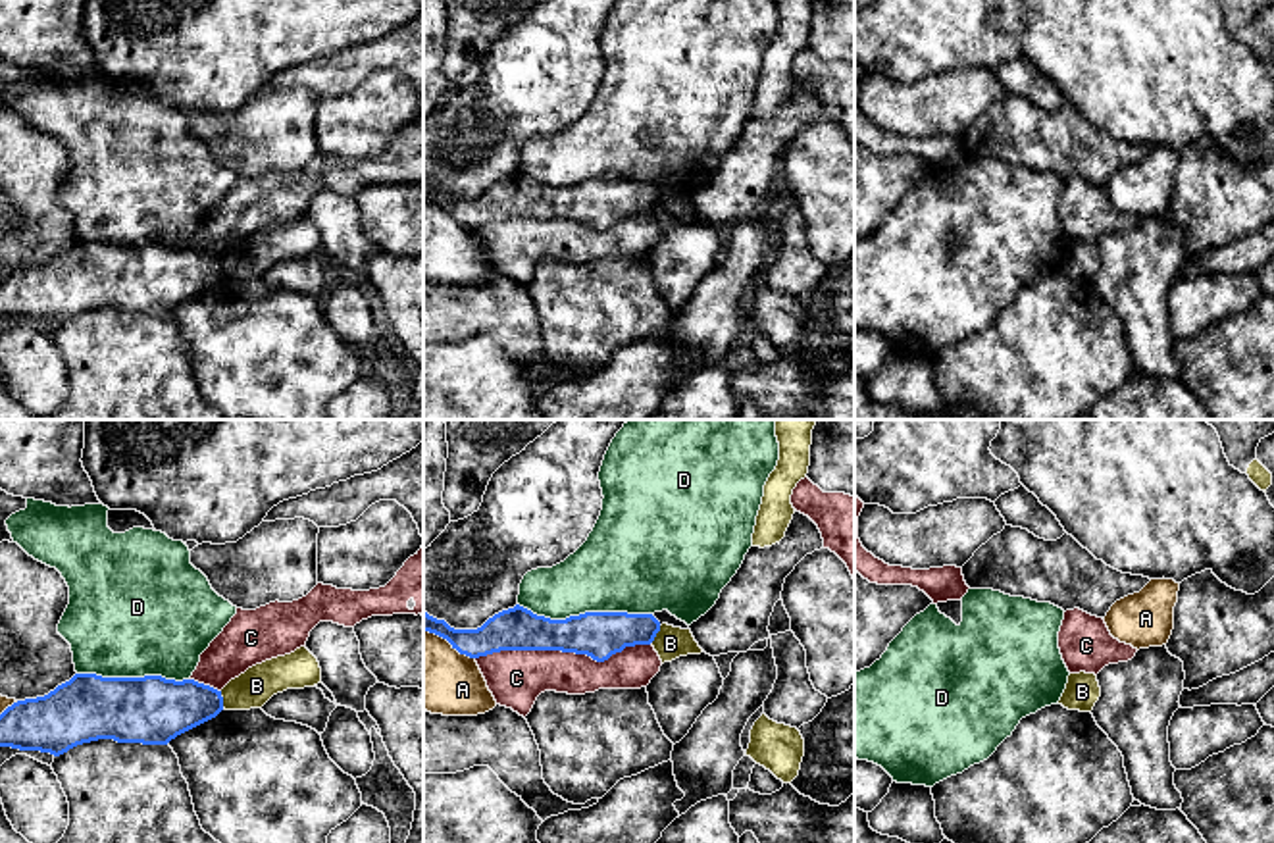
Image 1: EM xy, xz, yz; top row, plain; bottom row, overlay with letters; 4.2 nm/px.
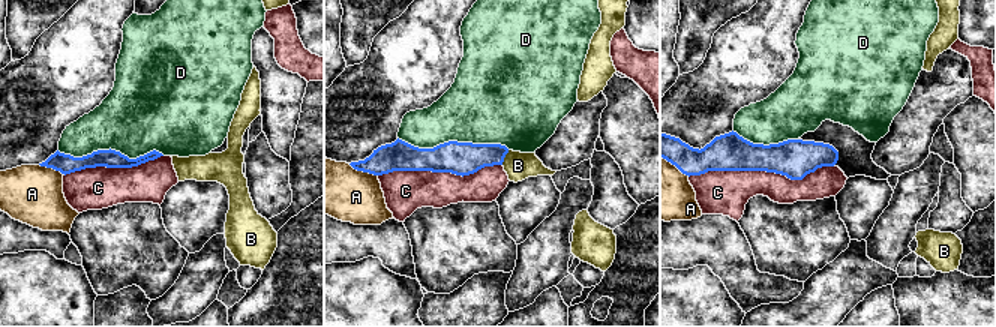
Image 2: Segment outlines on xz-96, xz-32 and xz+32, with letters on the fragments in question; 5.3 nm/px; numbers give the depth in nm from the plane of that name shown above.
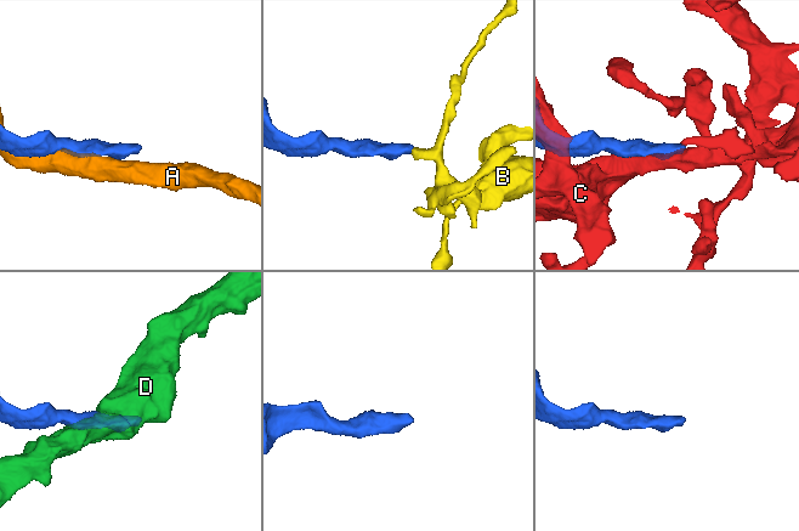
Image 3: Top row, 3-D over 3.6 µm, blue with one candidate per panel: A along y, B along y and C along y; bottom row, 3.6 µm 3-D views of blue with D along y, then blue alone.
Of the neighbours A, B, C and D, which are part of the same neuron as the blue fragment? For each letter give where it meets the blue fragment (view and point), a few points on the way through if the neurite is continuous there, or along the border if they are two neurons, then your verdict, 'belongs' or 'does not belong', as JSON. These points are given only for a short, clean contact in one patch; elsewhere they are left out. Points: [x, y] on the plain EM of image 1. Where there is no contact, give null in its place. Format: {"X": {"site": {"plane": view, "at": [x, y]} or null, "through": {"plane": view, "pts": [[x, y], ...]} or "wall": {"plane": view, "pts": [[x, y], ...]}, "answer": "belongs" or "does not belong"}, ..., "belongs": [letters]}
{"A": {"site": {"plane": "xz", "at": [449, 210]}, "answer": "does not belong"}, "B": {"site": {"plane": "xy", "at": [222, 268]}, "wall": {"plane": "xy", "pts": [[220, 260], [224, 276]]}, "answer": "does not belong"}, "C": {"site": {"plane": "xz", "at": [562, 220]}, "answer": "does not belong"}, "D": {"site": {"plane": "xz", "at": [586, 181]}, "answer": "does not belong"}, "belongs": []}

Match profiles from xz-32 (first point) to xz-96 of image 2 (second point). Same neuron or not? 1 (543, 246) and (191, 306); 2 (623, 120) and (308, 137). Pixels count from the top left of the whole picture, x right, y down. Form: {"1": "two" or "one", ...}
{"1": "one", "2": "two"}

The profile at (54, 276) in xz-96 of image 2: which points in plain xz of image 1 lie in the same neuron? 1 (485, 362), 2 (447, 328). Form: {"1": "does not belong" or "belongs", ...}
{"1": "belongs", "2": "does not belong"}

